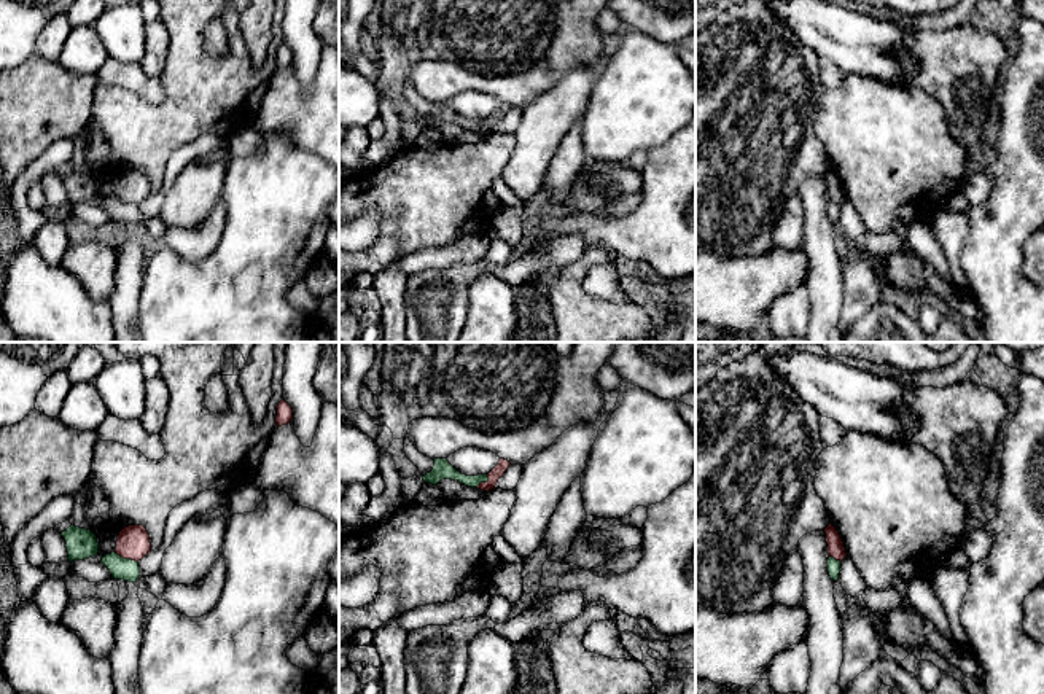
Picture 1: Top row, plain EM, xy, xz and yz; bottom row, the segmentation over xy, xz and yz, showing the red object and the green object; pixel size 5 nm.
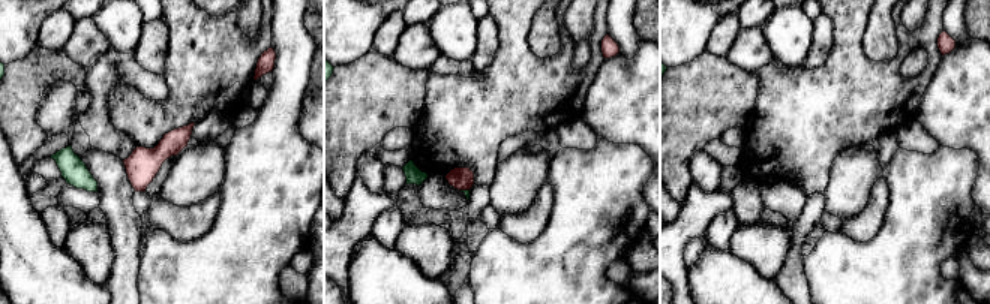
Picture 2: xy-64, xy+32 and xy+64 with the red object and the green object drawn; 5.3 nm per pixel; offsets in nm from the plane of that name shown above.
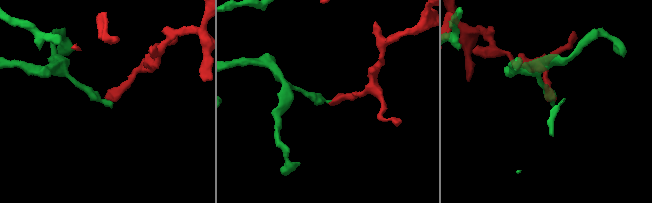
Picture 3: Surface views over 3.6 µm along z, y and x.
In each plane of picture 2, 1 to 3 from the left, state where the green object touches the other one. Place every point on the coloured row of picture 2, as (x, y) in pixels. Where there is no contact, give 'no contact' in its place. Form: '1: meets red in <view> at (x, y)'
1: no contact
2: meets red in xy+32 at (465, 189)
3: no contact

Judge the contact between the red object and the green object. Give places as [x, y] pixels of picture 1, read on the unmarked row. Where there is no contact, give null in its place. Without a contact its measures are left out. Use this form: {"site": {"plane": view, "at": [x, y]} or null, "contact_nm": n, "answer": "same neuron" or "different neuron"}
{"site": {"plane": "xy", "at": [126, 201]}, "contact_nm": 130, "answer": "different neuron"}

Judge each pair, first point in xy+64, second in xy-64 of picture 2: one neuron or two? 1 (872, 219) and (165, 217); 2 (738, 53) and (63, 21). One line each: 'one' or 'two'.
1: one
2: two

